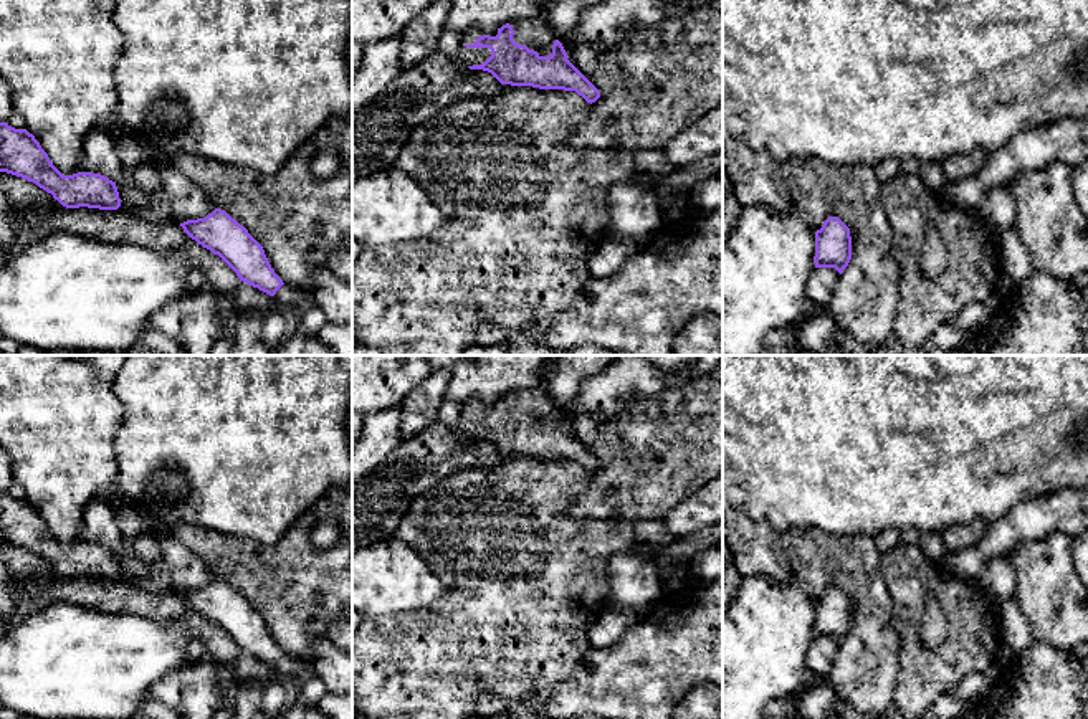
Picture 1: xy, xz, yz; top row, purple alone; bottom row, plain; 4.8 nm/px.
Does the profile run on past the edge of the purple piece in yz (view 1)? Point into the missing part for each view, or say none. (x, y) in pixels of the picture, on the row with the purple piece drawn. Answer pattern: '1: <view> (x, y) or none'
1: none

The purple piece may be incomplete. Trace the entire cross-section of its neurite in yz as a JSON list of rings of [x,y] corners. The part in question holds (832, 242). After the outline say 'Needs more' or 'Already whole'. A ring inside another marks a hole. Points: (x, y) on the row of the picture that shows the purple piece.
[[[828,217],[815,231],[815,268],[835,268],[842,274],[850,260],[850,228],[840,218]]]. Already whole

